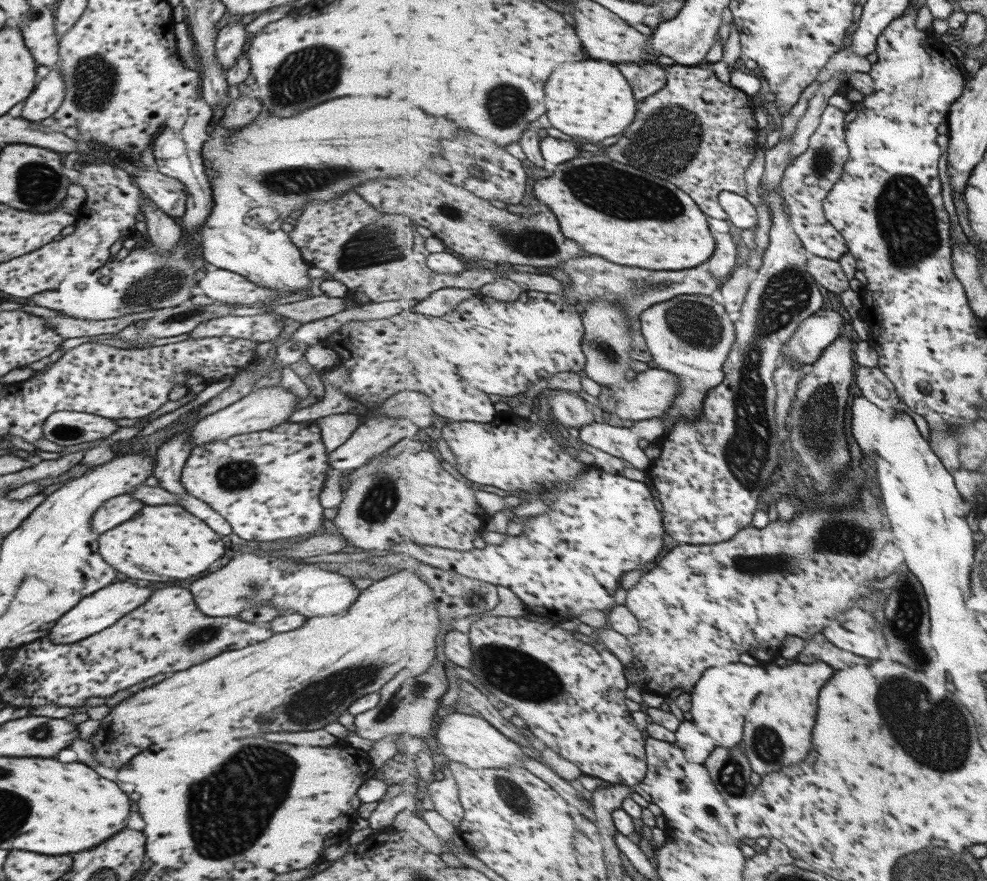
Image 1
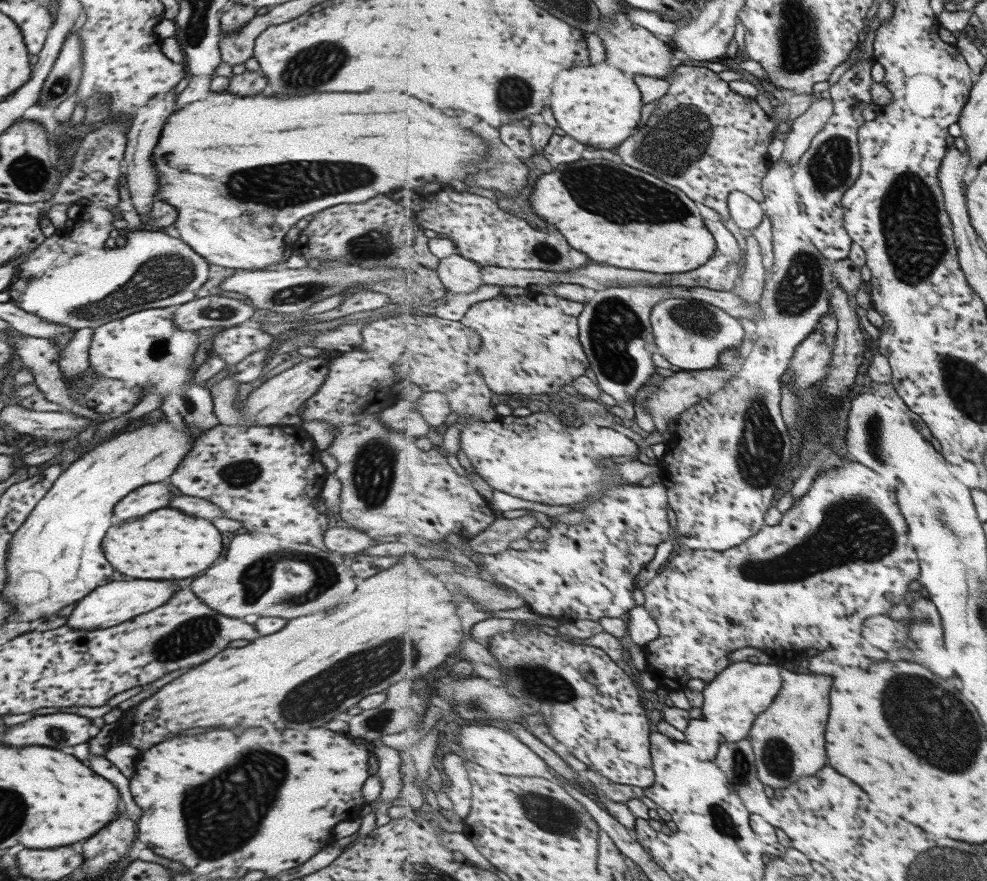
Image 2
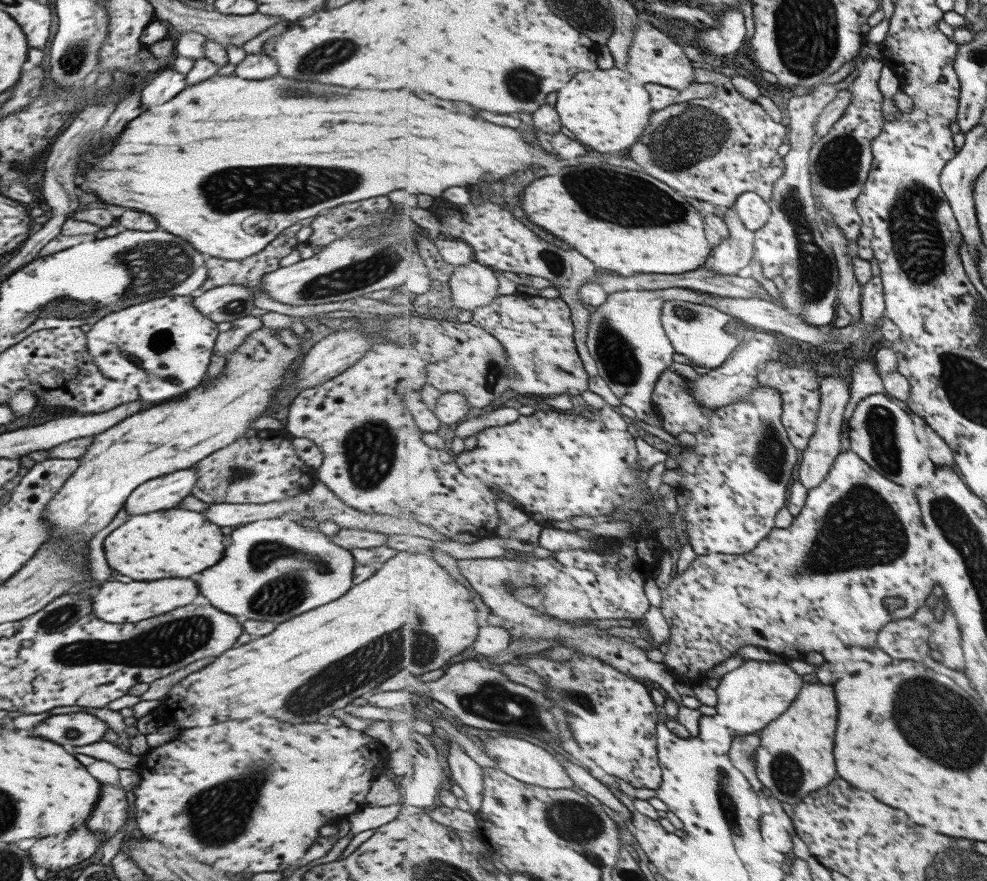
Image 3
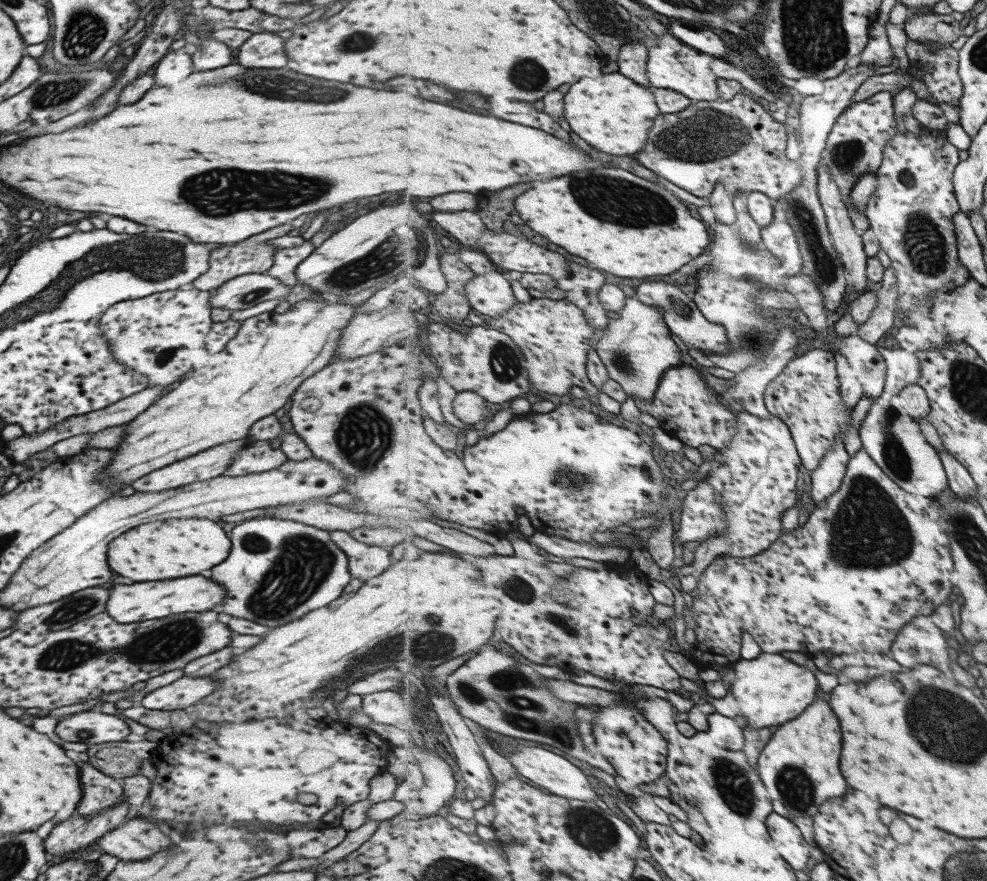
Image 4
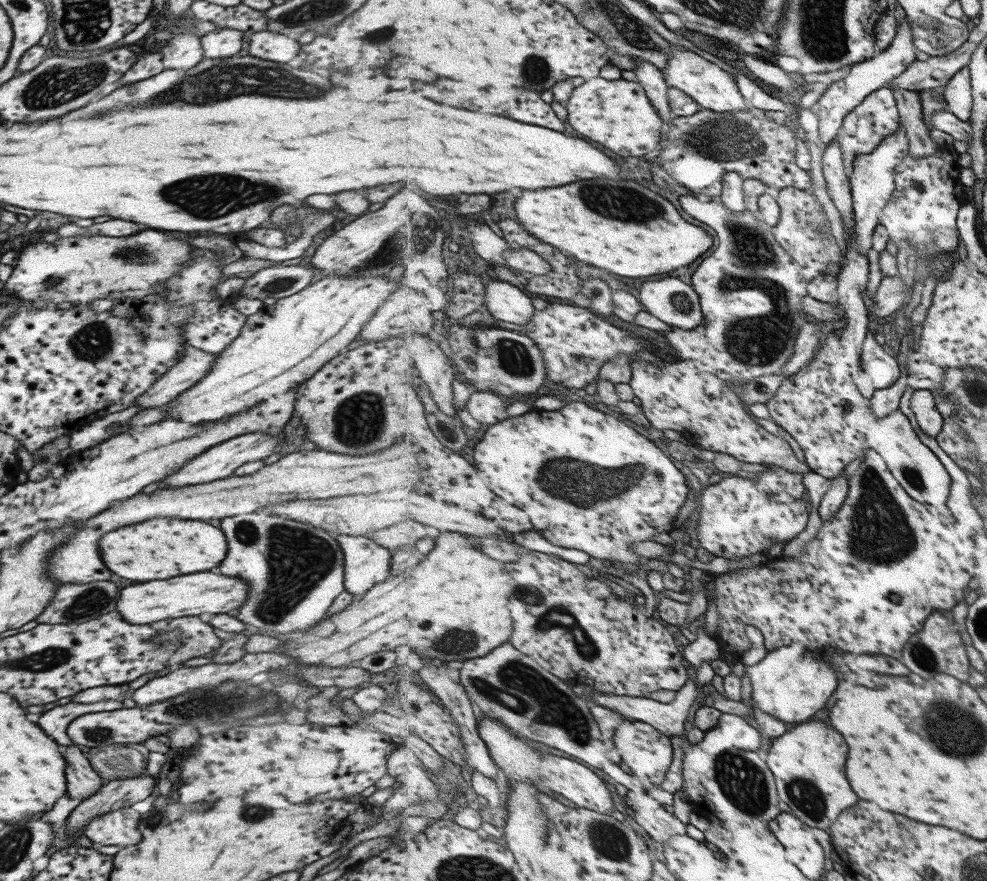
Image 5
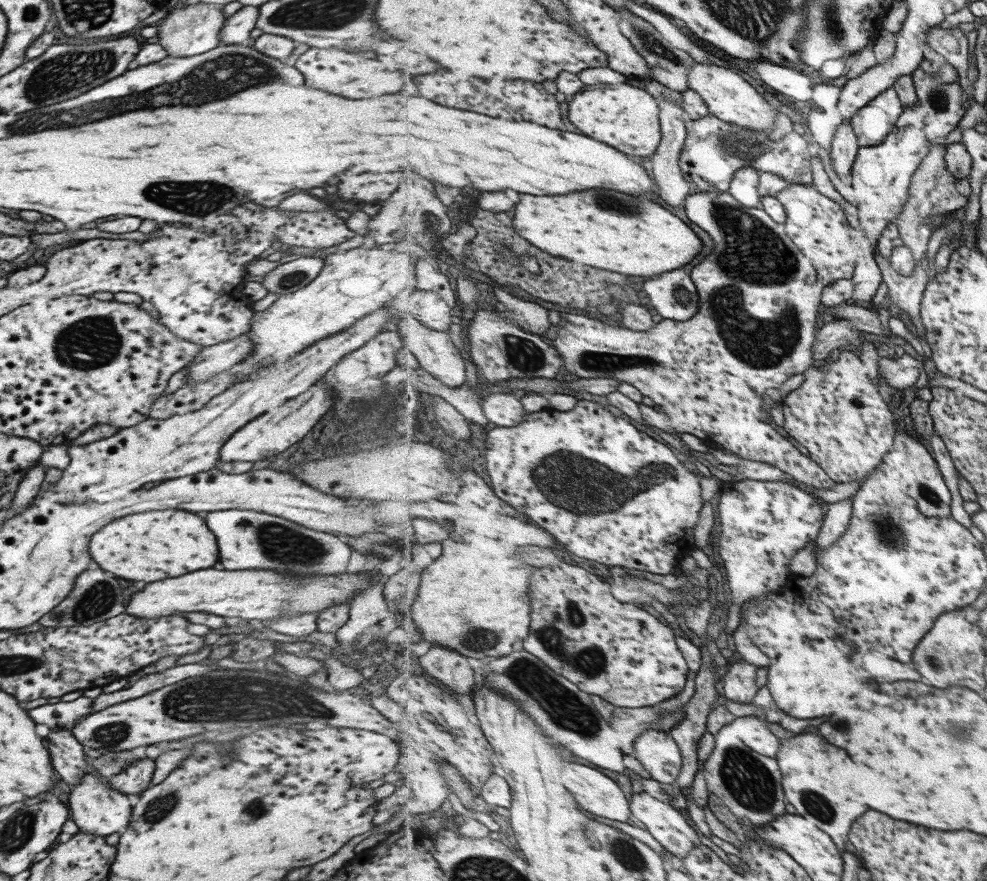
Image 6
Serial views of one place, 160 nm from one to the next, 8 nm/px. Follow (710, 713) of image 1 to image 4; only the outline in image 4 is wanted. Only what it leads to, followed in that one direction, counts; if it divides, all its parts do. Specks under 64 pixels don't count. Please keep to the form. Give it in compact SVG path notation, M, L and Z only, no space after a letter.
M761 648L759 656L756 658L741 659L732 664L735 678L729 688L737 700L738 719L744 723L744 726L779 727L799 718L799 715L815 702L813 690L815 690L815 698L817 698L817 690L819 690L819 680L815 676L815 672L789 660L789 651L785 648L785 652L765 652Z

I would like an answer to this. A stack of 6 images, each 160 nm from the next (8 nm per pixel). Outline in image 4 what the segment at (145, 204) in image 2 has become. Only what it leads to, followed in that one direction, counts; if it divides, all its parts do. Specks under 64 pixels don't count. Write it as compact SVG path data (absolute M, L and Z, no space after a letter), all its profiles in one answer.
M182 48L169 50L156 63L157 66L151 73L155 76L155 84L159 86L175 84L193 71L191 57Z

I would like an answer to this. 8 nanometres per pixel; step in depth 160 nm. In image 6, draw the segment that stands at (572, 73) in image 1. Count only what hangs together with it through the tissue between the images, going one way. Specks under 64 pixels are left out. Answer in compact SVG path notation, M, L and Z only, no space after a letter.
M595 84L595 86L585 86L583 92L577 94L568 102L571 112L571 122L579 126L579 130L587 136L595 136L595 140L603 140L621 152L627 152L629 156L651 156L657 152L657 148L662 143L662 122L659 116L662 108L659 102L645 89L636 88L625 84Z

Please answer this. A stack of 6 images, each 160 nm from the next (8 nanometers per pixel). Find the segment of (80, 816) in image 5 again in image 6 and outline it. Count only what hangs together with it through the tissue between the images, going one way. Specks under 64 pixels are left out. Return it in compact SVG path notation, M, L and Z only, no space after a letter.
M144 757L127 762L120 773L107 778L111 790L127 796L128 794L140 795L149 787L149 781L154 771L154 761Z

